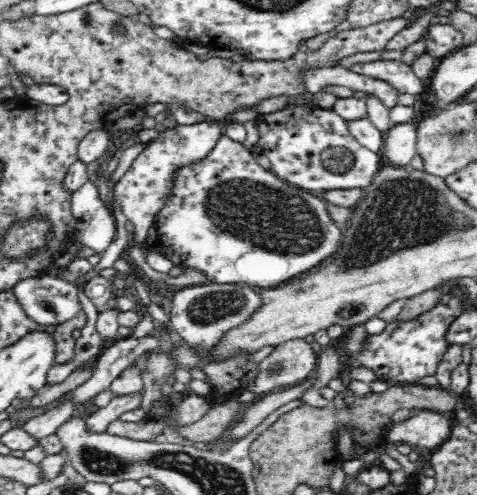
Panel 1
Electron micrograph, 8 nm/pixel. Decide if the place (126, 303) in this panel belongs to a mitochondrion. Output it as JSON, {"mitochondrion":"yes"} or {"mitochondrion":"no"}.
{"mitochondrion":"no"}

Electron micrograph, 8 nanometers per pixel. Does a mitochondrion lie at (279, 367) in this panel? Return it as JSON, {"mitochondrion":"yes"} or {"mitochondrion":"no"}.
{"mitochondrion":"yes"}

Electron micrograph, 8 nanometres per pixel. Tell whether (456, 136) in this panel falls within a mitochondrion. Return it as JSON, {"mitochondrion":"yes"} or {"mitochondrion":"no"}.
{"mitochondrion":"yes"}

